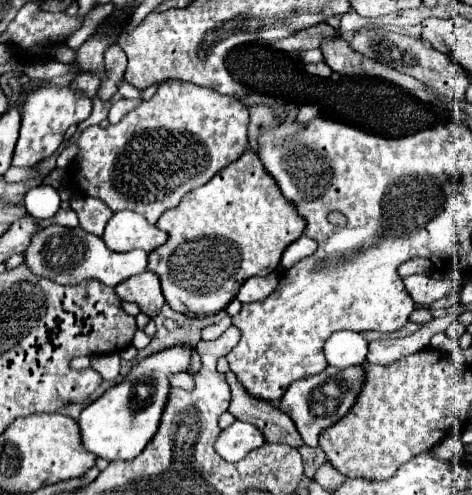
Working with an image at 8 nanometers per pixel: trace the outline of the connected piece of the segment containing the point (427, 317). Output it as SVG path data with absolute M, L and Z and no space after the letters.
M416 308L416 310L410 314L410 320L412 320L414 324L428 324L428 322L434 320L434 316L430 314L428 308Z

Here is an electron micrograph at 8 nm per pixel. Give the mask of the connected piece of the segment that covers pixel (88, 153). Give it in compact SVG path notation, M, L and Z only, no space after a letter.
M170 80L164 82L150 100L128 112L118 124L108 128L88 126L80 132L76 162L68 166L68 184L76 194L102 200L112 212L128 208L142 214L150 224L156 224L166 210L178 206L184 194L206 184L224 166L244 154L248 148L248 124L250 114L240 100L212 88Z

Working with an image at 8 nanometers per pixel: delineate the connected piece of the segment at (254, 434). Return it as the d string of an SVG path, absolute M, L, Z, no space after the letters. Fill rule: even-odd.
M236 420L220 434L216 442L216 452L228 462L236 462L244 458L250 450L260 448L264 442L264 436L260 436L260 430L254 424Z

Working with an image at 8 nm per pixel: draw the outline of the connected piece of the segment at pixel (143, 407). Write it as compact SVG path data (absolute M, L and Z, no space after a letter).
M172 346L140 360L122 384L110 388L104 396L86 406L78 418L84 450L108 462L136 458L160 424L160 414L170 392L168 376L188 368L190 350L188 346Z

